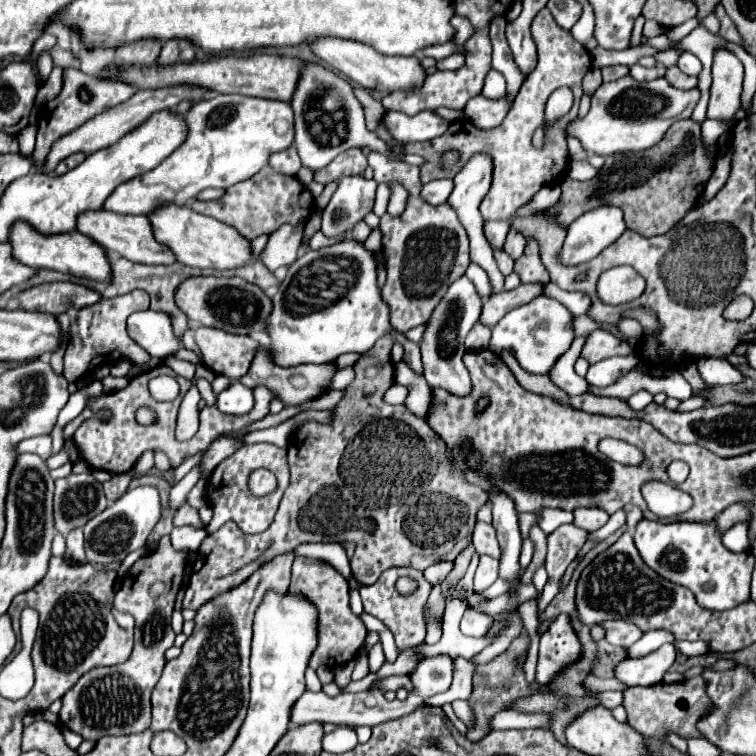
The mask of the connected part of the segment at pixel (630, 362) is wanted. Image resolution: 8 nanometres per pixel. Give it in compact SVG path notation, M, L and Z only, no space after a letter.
M630 354L630 356L622 356L622 358L600 360L600 362L596 362L596 364L592 364L588 368L586 380L590 384L596 384L596 386L608 386L608 384L616 382L622 374L630 372L638 362L640 362L638 354Z

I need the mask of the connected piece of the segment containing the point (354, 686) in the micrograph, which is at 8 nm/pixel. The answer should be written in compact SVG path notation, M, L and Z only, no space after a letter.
M370 672L370 674L364 679L360 681L350 682L349 685L342 689L342 692L357 693L366 691L370 688L370 686L376 680L377 677L378 676L376 674Z

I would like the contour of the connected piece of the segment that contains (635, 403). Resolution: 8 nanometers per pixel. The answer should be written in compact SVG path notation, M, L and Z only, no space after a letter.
M638 390L638 392L634 392L630 398L628 398L628 404L634 408L634 410L642 410L642 408L646 408L650 402L652 402L652 394L648 392L648 390Z

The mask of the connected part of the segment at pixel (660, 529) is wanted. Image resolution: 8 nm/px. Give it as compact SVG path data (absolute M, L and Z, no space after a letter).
M640 520L634 530L634 542L636 542L640 556L652 570L656 570L662 578L666 578L674 584L690 588L702 608L730 610L730 608L750 600L750 578L752 578L752 568L754 568L754 556L748 550L740 552L740 554L730 552L722 544L722 538L716 532L714 522L710 522L710 524L698 524L698 522L660 524L660 522L650 522L650 520Z

